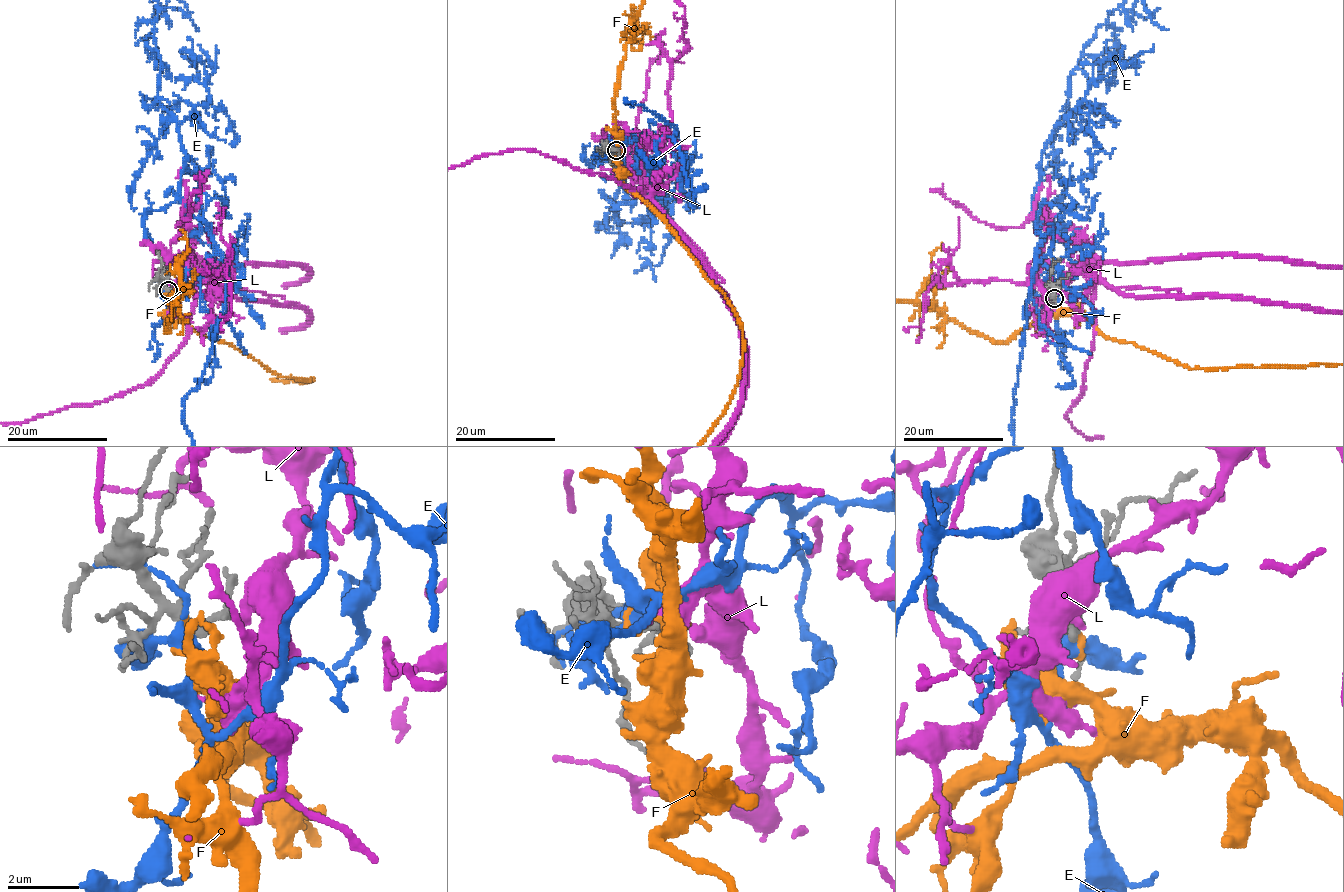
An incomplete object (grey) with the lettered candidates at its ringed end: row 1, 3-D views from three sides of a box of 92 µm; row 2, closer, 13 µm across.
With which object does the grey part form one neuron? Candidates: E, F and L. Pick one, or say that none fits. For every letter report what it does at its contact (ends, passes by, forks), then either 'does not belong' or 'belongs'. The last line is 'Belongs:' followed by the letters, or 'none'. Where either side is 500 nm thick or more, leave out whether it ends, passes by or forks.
E: it forks; does not belong
F: it ends; does not belong
L: does not belong
Belongs: none

